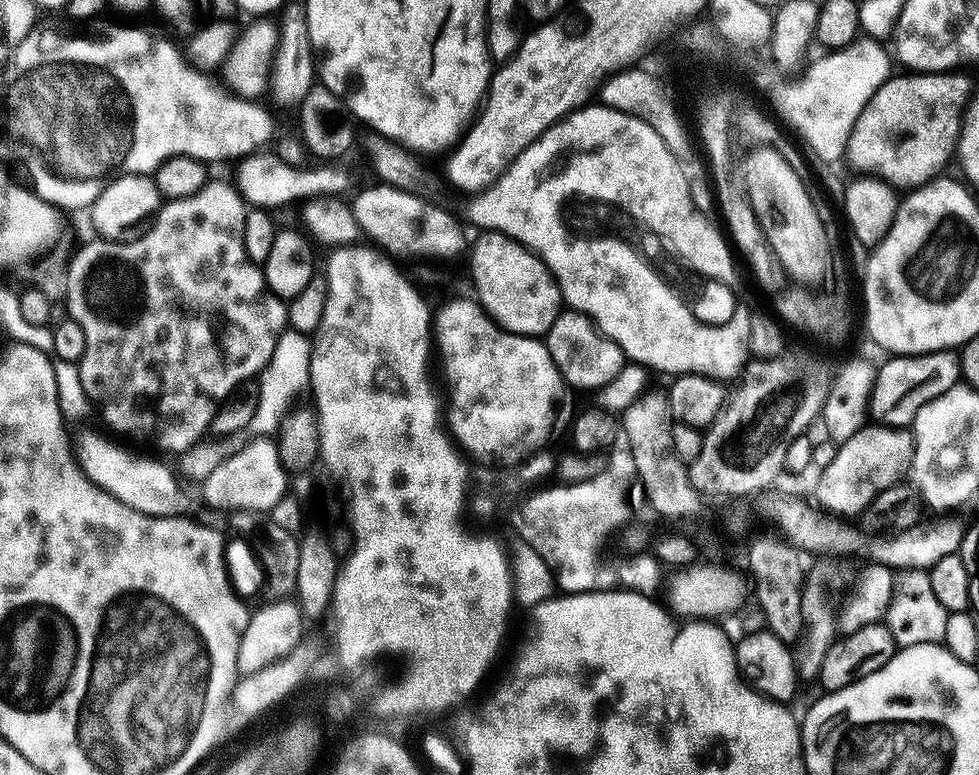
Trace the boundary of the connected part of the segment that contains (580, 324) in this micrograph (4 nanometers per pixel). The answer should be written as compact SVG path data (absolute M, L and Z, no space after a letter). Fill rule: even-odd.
M560 311L543 341L548 347L554 366L560 372L561 381L565 385L573 384L576 388L599 390L606 386L606 382L610 382L610 378L614 378L614 374L618 374L618 370L622 370L626 363L622 349L604 335L589 316L581 312Z

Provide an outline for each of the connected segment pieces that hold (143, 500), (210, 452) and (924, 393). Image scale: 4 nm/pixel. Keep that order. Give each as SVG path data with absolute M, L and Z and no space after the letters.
M84 432L78 440L78 463L84 473L100 488L105 488L111 496L126 502L134 510L151 516L183 517L188 508L188 496L180 489L177 473L151 460L148 456L135 456L120 444L99 436L96 432Z
M287 329L275 344L274 354L270 362L264 367L258 377L257 392L259 404L256 407L254 418L251 419L248 430L234 431L224 436L204 436L194 446L179 455L179 473L190 480L202 482L214 472L228 457L232 457L242 446L248 444L254 436L273 435L280 425L280 421L287 411L291 409L292 401L303 389L309 387L309 358L311 356L310 340L303 332Z
M955 351L921 352L914 356L893 355L875 373L870 399L870 416L884 426L908 426L912 419L938 394L946 394L961 383L960 356Z

